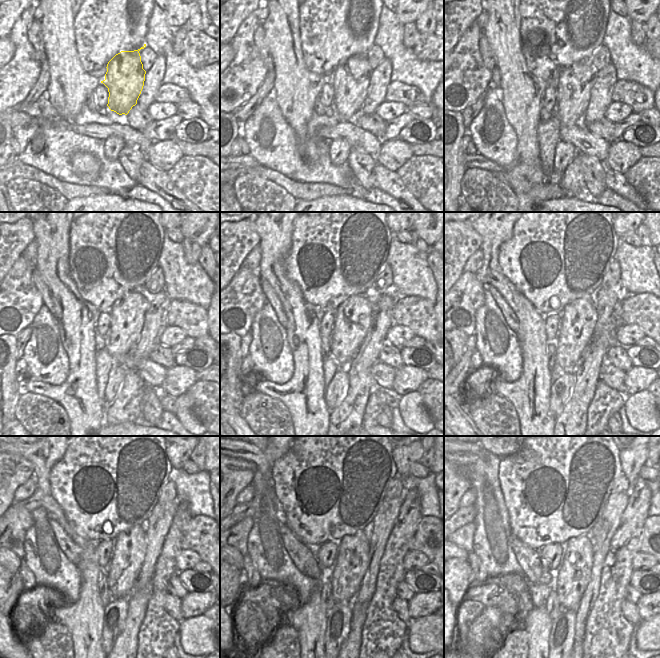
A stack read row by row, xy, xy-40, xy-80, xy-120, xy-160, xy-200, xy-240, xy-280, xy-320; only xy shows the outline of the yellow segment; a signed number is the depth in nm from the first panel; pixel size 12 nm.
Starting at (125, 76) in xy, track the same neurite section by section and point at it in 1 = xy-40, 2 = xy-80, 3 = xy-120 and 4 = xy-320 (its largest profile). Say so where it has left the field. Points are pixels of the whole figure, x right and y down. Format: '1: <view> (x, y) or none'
1: xy-40 (350, 79)
2: xy-80 (575, 82)
3: xy-120 (127, 314)
4: xy-320 (571, 582)

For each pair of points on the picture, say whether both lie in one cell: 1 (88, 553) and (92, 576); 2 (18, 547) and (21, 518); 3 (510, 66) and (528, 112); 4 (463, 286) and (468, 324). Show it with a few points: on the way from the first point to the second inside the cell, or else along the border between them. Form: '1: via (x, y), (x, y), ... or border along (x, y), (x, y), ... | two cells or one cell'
1: via (89, 559), (89, 570) | one cell
2: via (18, 540), (18, 525) | one cell
3: via (515, 77), (522, 90), (522, 101) | one cell
4: via (464, 295), (466, 315) | one cell

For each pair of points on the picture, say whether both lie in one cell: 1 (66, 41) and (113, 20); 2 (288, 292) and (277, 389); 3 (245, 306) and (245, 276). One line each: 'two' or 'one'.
1: two
2: one
3: one

